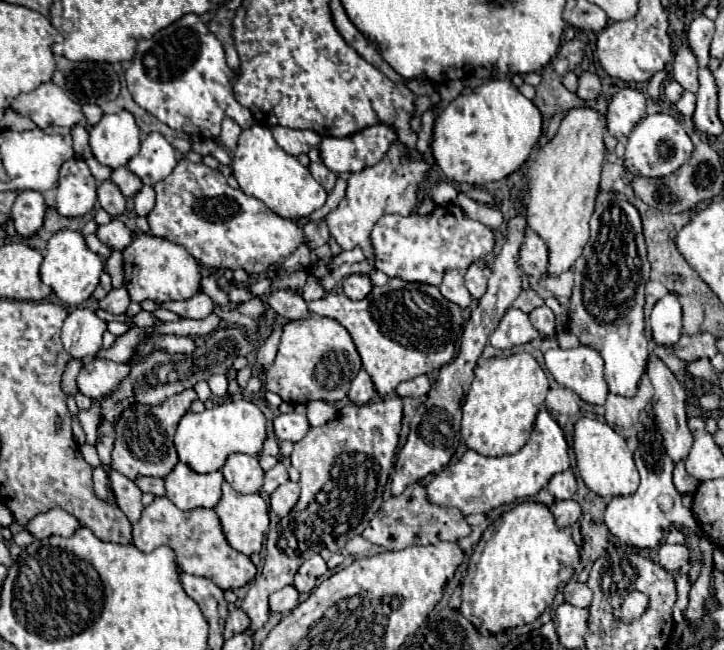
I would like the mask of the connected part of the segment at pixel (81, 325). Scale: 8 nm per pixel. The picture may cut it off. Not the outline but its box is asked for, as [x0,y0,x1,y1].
[61,309,107,359]

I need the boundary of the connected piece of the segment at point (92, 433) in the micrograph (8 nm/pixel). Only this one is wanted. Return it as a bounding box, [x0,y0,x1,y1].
[79,401,99,445]

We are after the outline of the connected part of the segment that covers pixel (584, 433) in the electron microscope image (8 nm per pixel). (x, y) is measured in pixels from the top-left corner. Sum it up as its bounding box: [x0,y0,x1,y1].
[573,417,639,497]

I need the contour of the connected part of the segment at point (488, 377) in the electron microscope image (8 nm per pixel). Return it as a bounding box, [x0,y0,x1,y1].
[461,353,547,457]

